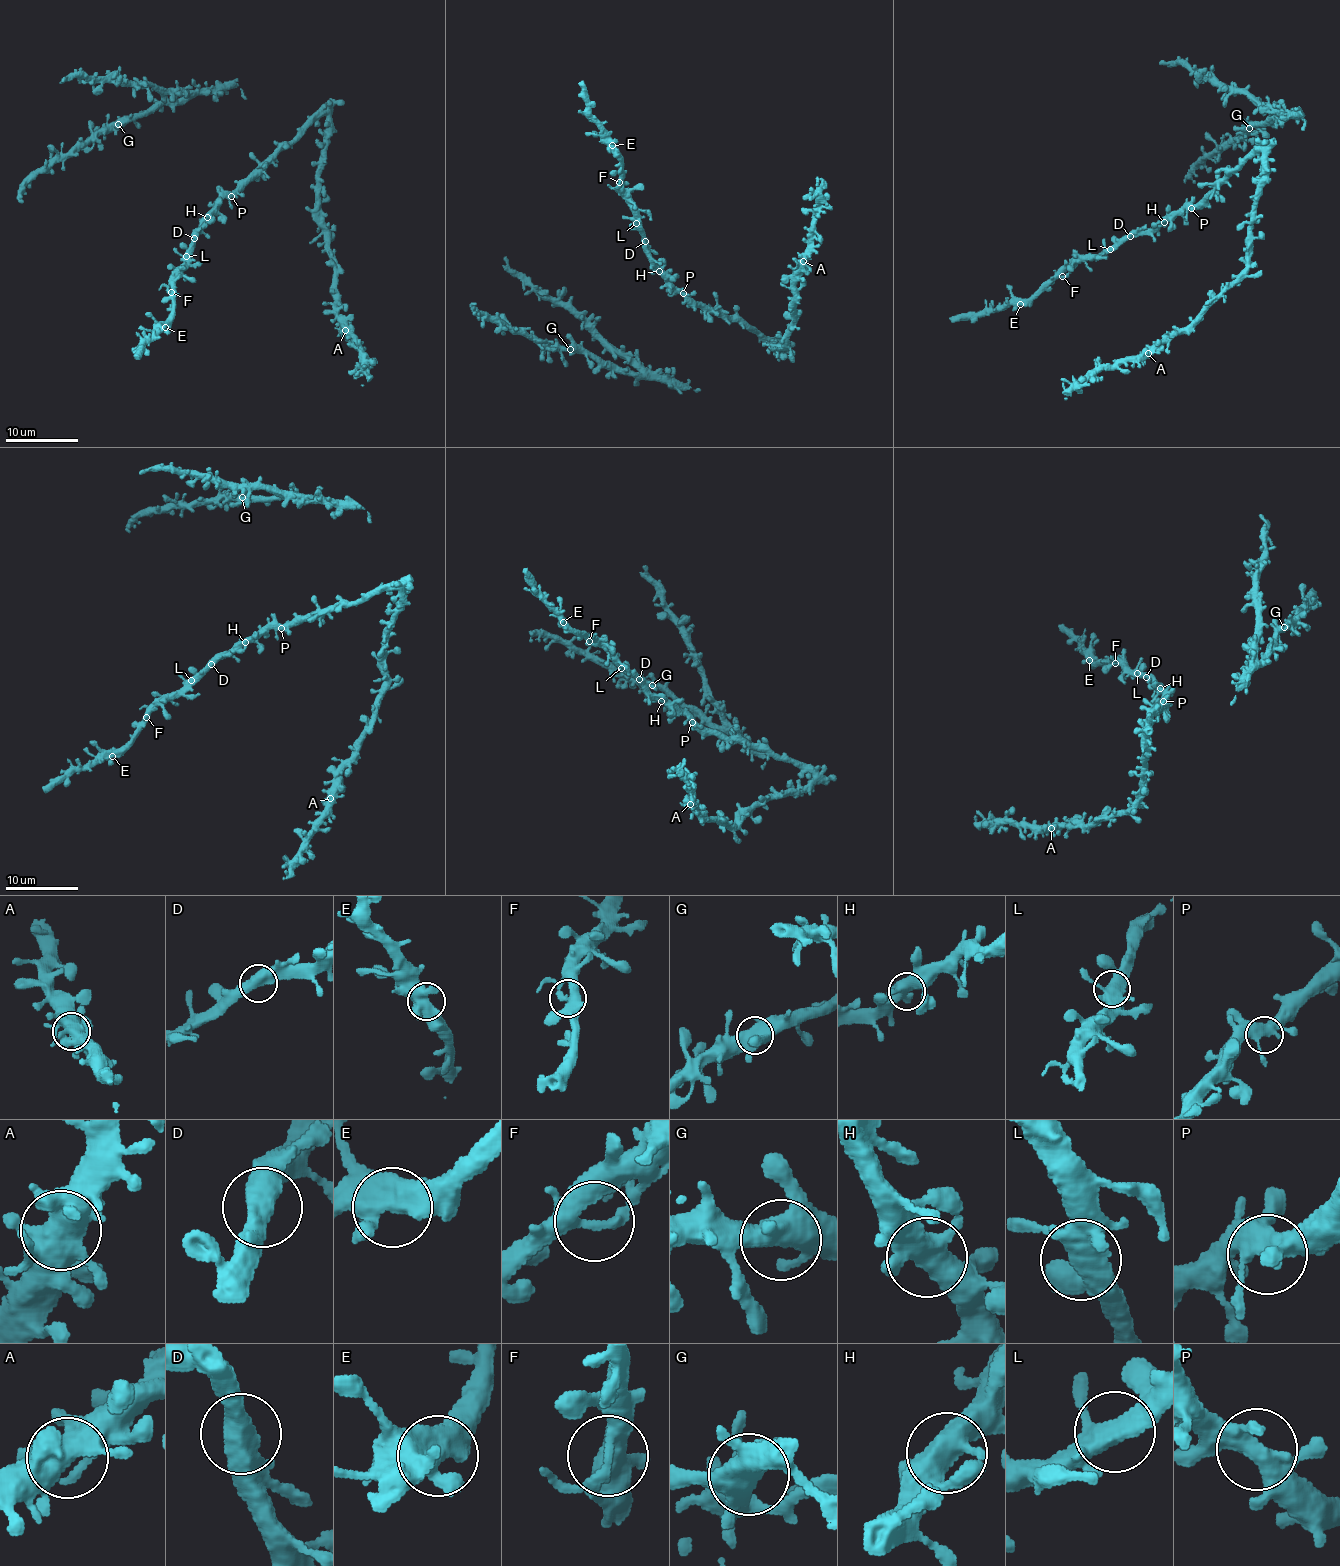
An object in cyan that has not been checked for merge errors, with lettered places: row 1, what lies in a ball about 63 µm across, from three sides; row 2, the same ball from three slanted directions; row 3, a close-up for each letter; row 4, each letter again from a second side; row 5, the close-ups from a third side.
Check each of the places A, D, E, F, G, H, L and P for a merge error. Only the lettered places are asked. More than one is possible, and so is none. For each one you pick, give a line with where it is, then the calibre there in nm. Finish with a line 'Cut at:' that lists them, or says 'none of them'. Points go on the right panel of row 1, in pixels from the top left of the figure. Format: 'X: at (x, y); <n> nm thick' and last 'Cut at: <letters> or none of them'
Cut at: none of them

